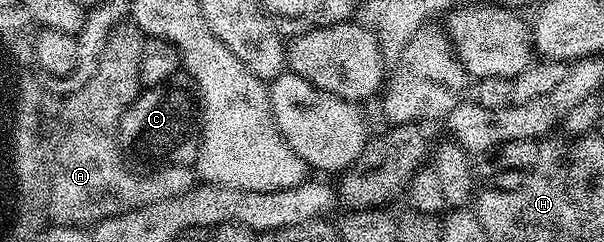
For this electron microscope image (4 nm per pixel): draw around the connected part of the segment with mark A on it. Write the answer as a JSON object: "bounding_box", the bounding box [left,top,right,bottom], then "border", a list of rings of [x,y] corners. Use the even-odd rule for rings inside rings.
{"bounding_box":[49,23,198,225],"border":[[[121,23],[117,25],[116,29],[110,35],[110,39],[106,39],[106,51],[102,51],[98,67],[94,71],[94,76],[85,83],[83,87],[78,87],[78,91],[73,94],[65,96],[62,103],[64,103],[64,110],[59,110],[58,121],[64,124],[64,138],[58,141],[58,148],[54,153],[54,172],[52,174],[52,190],[50,191],[49,206],[54,210],[54,217],[61,225],[71,225],[73,223],[78,225],[91,225],[94,221],[100,221],[104,217],[117,217],[120,213],[126,211],[134,211],[141,209],[147,205],[154,203],[162,203],[166,199],[174,199],[178,195],[186,195],[186,191],[190,191],[198,184],[198,178],[194,172],[193,166],[179,165],[178,167],[170,167],[169,169],[153,169],[151,171],[137,171],[124,160],[124,153],[120,150],[120,124],[122,123],[122,115],[136,102],[136,98],[142,92],[140,84],[140,76],[138,75],[138,67],[142,60],[142,47],[146,40],[145,34],[141,33],[140,28],[135,23]]]}

